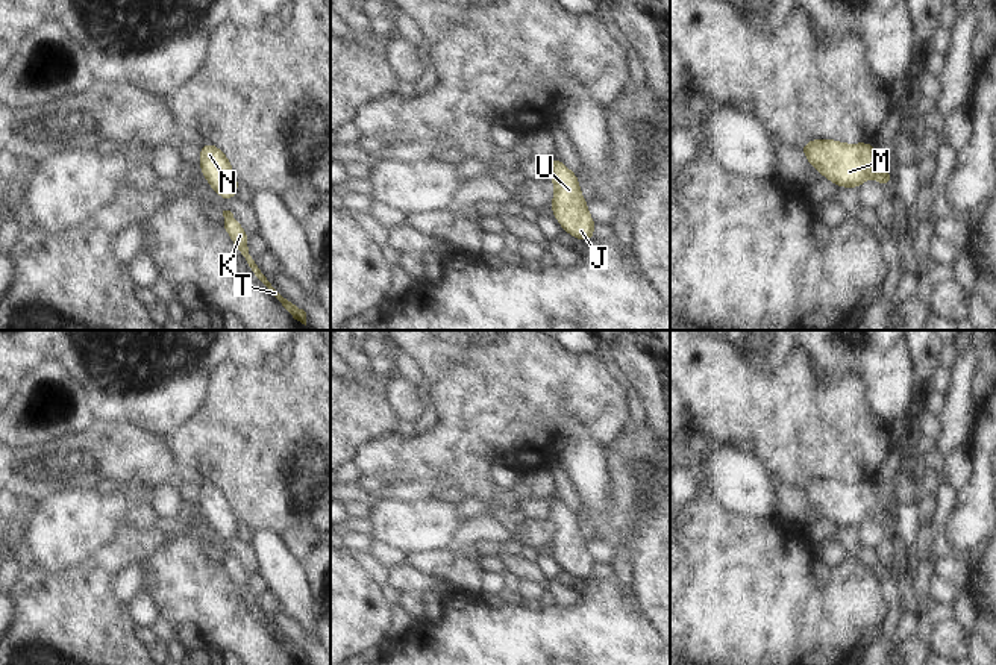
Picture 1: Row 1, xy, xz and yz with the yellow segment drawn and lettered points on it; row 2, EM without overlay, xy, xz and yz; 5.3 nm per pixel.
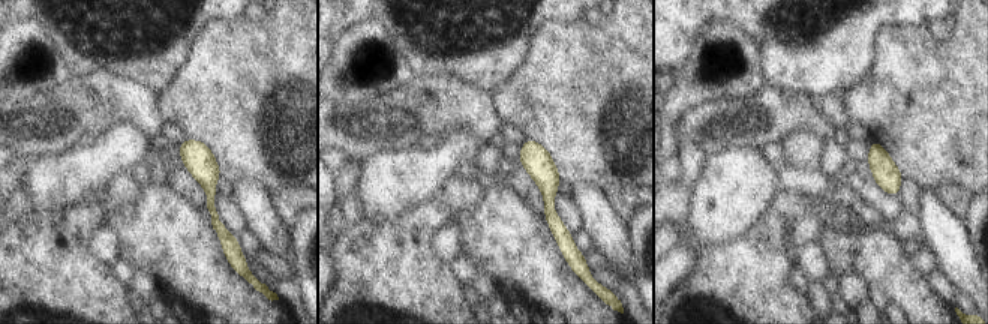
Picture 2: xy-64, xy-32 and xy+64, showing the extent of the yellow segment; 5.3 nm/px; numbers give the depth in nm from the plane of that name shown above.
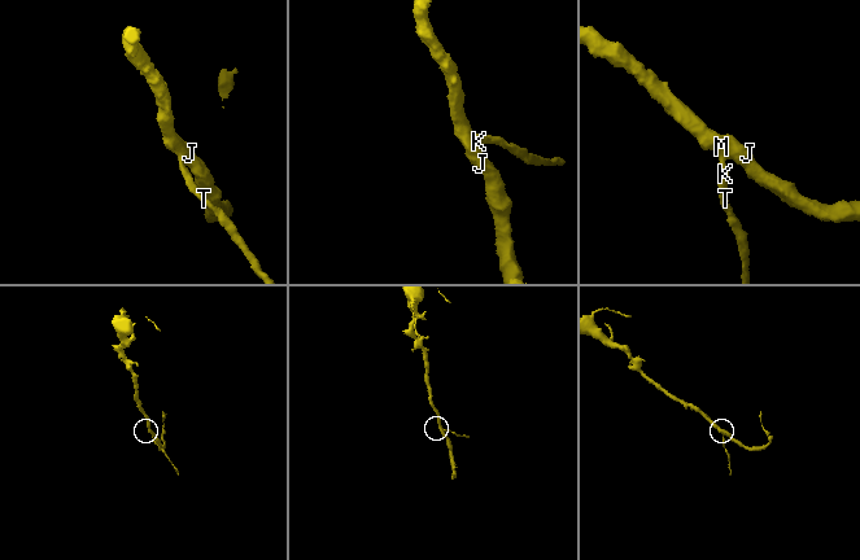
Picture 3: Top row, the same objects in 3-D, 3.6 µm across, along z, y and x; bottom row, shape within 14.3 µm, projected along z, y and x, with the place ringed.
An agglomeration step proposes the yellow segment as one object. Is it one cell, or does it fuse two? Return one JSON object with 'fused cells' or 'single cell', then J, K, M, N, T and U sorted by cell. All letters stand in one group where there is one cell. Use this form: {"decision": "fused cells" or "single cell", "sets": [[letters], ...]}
{"decision": "single cell", "sets": [["J", "K", "M", "N", "T", "U"]]}

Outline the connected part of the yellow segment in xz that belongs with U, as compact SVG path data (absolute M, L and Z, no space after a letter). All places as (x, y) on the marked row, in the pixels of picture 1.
M555 155L547 159L550 182L555 186L550 209L561 229L576 241L594 239L596 221L588 212L588 201L579 188L579 177Z

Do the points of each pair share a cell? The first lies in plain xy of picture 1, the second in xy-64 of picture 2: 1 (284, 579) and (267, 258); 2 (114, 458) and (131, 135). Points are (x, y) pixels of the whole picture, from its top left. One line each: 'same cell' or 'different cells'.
1: different cells
2: different cells

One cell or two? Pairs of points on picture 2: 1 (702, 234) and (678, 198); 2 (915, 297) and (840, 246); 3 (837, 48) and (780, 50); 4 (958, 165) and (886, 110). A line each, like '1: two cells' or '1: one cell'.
1: two cells
2: one cell
3: one cell
4: one cell

